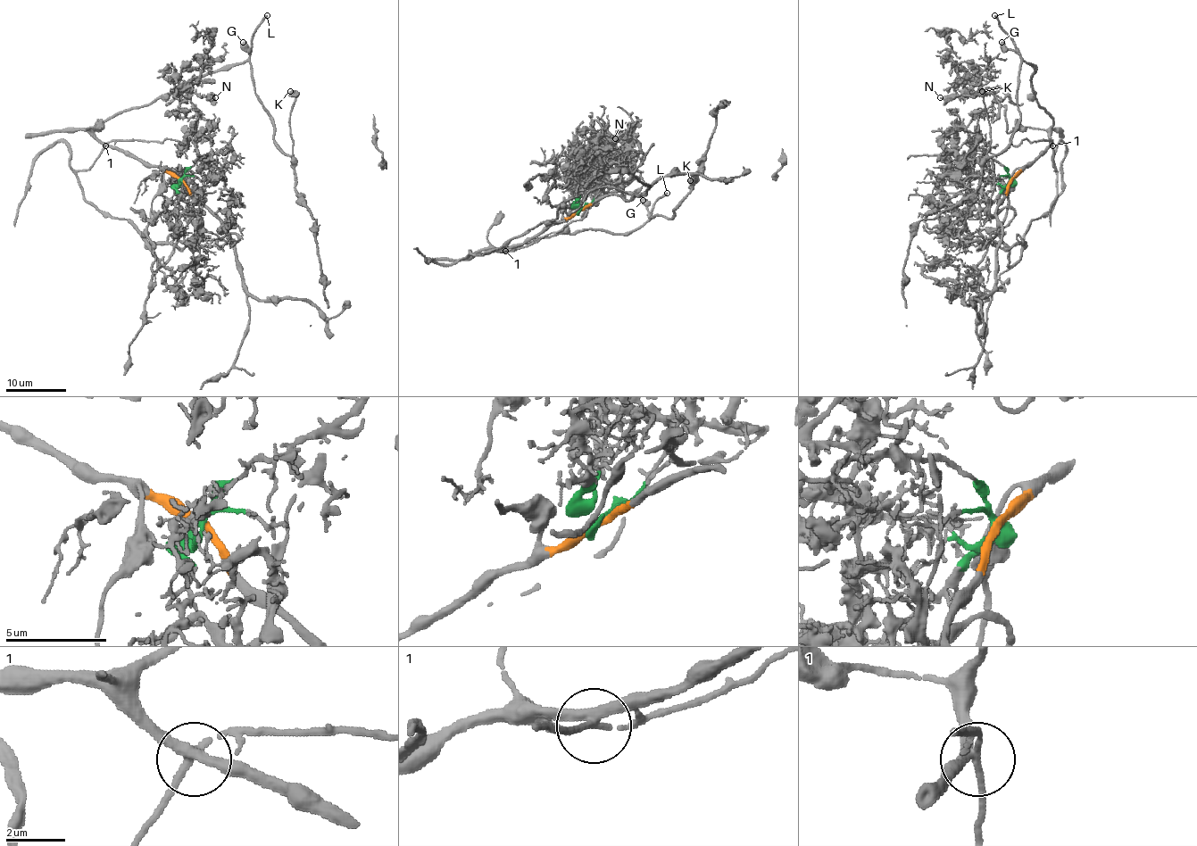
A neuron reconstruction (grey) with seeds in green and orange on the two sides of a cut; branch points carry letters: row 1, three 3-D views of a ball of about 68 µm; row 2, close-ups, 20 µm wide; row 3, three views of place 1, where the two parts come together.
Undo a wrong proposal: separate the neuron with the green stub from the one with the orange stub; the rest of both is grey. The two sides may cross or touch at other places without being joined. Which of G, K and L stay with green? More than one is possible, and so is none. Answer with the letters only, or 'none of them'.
none of them

